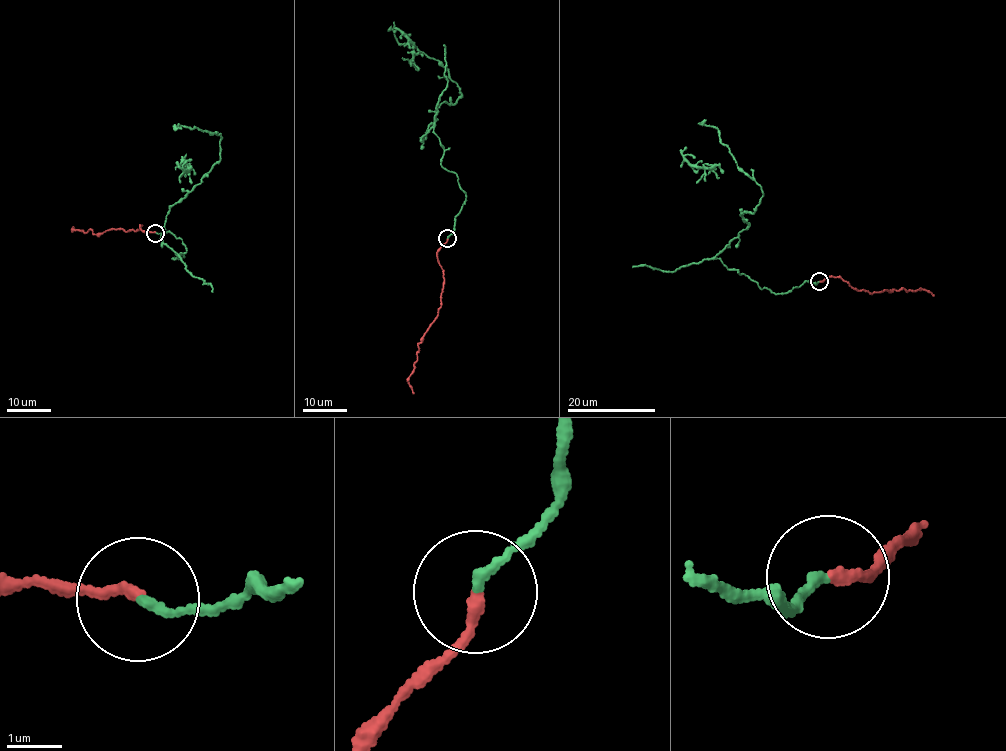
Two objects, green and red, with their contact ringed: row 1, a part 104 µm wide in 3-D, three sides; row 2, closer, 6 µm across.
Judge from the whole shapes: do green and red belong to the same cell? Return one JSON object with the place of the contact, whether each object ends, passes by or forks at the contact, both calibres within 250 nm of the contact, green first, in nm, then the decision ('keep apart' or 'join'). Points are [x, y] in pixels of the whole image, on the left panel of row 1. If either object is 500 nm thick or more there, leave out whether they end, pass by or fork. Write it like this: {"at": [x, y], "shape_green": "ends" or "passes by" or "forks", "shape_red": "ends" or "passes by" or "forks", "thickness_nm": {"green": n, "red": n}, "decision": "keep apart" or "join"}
{"at": [155, 233], "shape_green": "ends", "shape_red": "ends", "thickness_nm": {"green": 150, "red": 190}, "decision": "join"}

